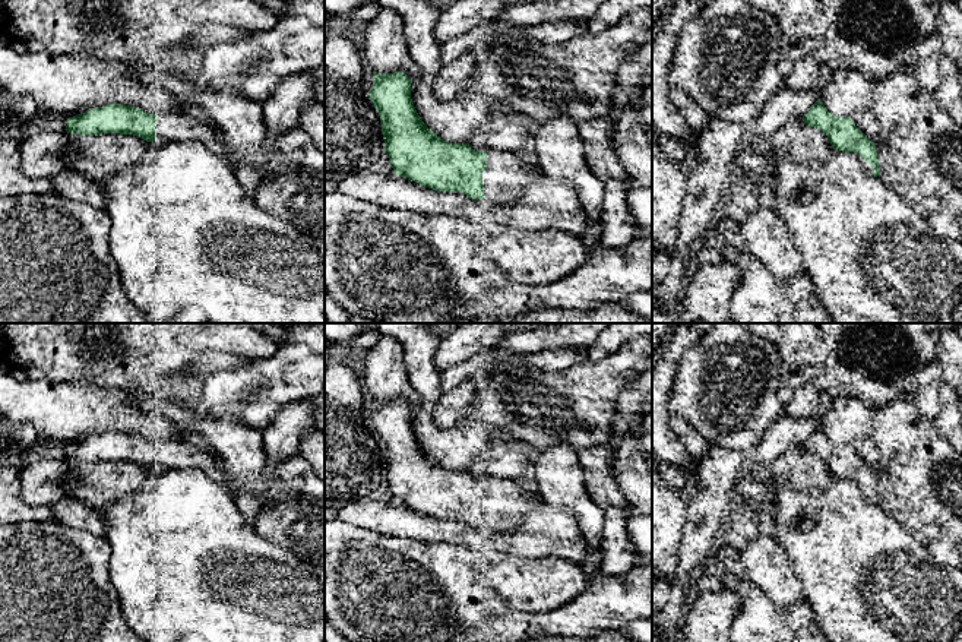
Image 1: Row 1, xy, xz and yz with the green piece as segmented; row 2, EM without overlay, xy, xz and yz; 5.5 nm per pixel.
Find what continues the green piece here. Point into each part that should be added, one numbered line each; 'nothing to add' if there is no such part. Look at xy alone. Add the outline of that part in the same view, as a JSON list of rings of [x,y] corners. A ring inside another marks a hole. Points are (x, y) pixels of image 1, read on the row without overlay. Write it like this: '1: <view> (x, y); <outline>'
1: xy (179, 454); [[[175,439],[158,445],[155,468],[161,471],[199,468],[213,481],[222,481],[224,477],[216,455],[199,439]]]

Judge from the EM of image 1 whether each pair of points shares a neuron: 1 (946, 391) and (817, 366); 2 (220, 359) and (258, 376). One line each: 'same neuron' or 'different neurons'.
1: different neurons
2: different neurons

